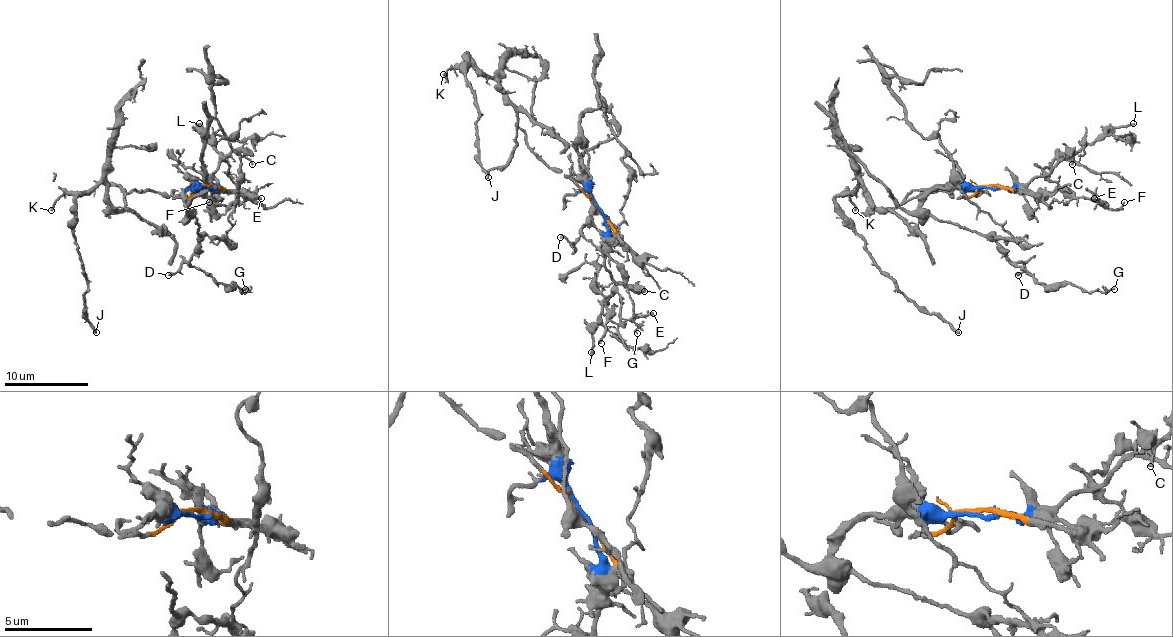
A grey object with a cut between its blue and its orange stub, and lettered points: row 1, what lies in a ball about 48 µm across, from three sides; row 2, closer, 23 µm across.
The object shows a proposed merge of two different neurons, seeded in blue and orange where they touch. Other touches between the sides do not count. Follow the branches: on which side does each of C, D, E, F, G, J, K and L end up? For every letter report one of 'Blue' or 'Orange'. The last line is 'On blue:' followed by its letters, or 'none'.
C: Blue
D: Blue
E: Blue
F: Blue
G: Blue
J: Orange
K: Orange
L: Blue
On blue: C, D, E, F, G, L

